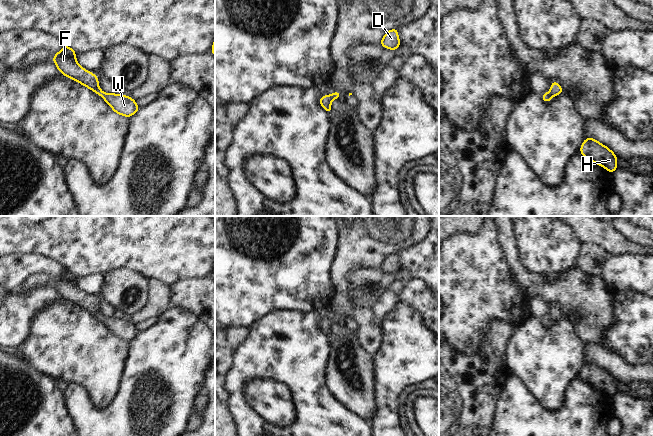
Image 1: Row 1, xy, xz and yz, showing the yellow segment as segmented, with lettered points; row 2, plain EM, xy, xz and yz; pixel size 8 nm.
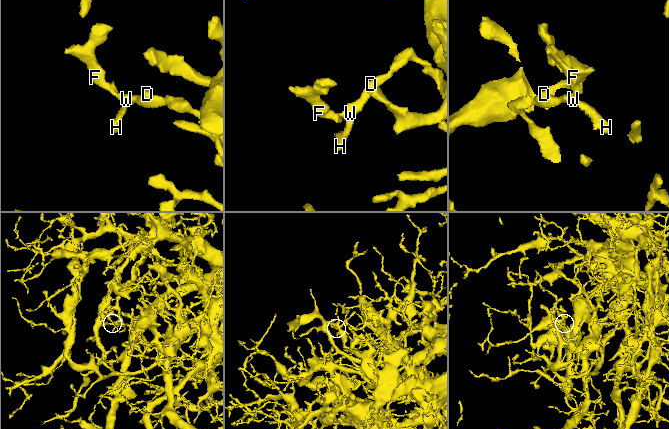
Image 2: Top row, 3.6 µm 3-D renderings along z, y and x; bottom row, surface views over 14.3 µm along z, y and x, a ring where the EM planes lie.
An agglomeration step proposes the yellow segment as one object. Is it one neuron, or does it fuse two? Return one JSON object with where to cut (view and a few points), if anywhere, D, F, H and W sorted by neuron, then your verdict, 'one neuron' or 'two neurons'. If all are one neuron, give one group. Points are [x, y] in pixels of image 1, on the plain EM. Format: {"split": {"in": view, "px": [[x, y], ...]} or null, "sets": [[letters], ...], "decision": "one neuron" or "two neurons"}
{"split": null, "sets": [["D", "F", "H", "W"]], "decision": "one neuron"}

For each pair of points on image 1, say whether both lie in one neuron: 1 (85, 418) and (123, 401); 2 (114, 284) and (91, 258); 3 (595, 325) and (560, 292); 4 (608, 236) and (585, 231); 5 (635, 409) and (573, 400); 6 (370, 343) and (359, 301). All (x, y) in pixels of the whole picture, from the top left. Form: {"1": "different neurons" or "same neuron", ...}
{"1": "same neuron", "2": "different neurons", "3": "same neuron", "4": "same neuron", "5": "different neurons", "6": "different neurons"}

